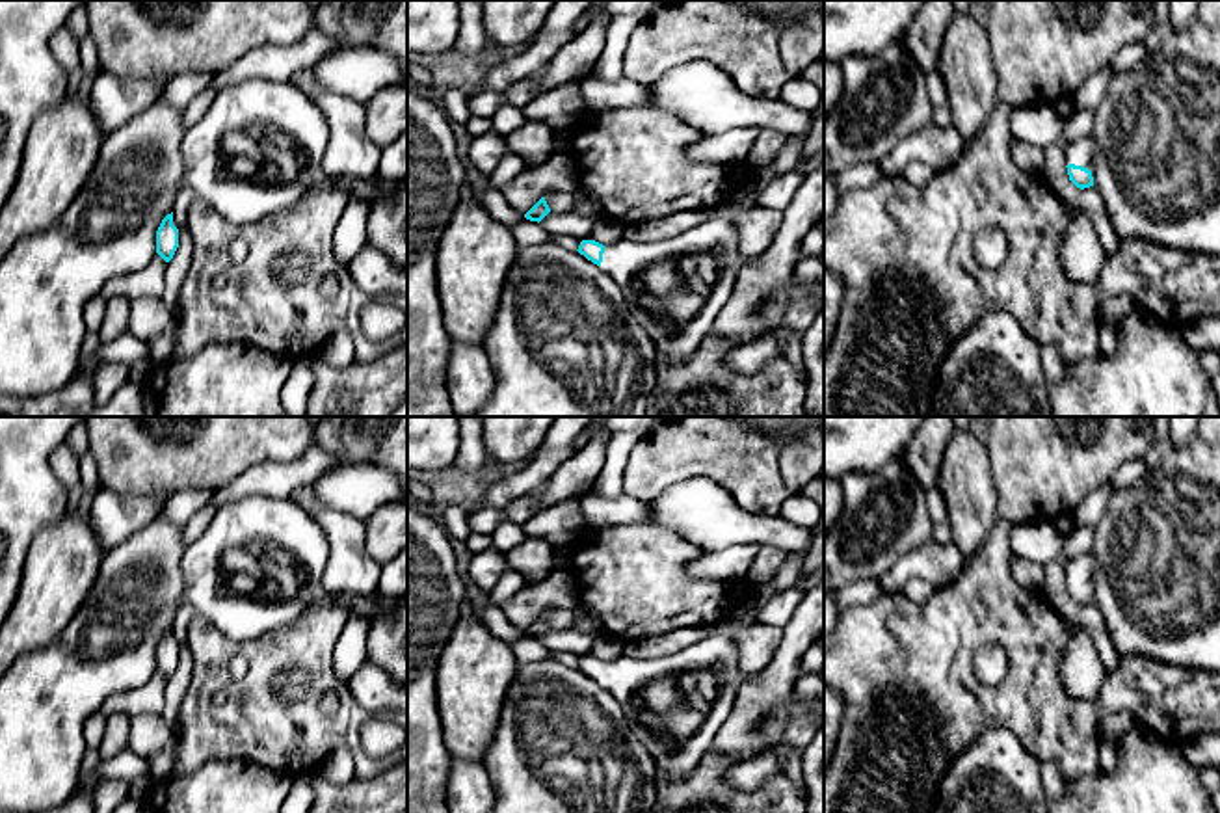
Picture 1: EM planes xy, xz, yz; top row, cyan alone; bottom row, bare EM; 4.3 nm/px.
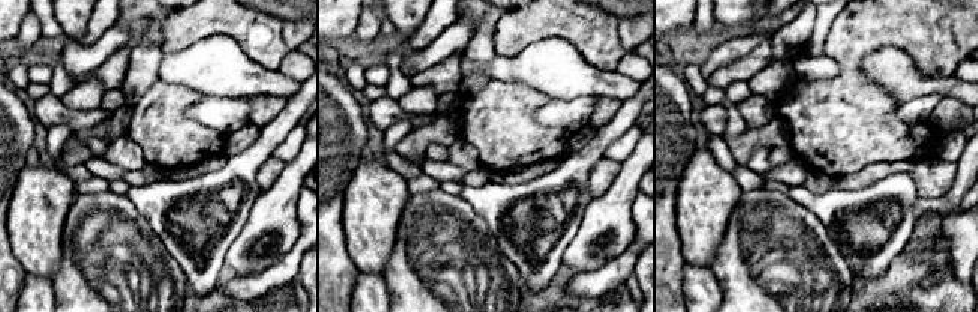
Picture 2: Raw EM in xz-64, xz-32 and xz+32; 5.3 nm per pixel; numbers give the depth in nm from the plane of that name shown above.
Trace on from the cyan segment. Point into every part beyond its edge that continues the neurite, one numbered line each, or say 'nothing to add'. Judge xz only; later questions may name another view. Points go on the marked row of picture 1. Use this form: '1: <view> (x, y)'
1: xz (676, 287)

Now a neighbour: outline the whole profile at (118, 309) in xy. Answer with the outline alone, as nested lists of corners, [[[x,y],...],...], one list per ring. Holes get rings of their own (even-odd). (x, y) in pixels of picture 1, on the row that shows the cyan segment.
[[[126,298],[106,300],[104,322],[99,329],[100,342],[110,342],[128,331],[132,303]]]

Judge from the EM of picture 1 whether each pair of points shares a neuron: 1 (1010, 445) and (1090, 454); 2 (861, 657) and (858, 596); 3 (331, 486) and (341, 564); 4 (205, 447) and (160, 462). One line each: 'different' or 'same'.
1: same
2: different
3: different
4: same

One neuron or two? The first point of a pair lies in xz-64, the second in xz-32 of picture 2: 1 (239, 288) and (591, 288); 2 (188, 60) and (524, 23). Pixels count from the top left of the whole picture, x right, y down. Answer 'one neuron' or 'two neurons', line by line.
1: one neuron
2: two neurons

